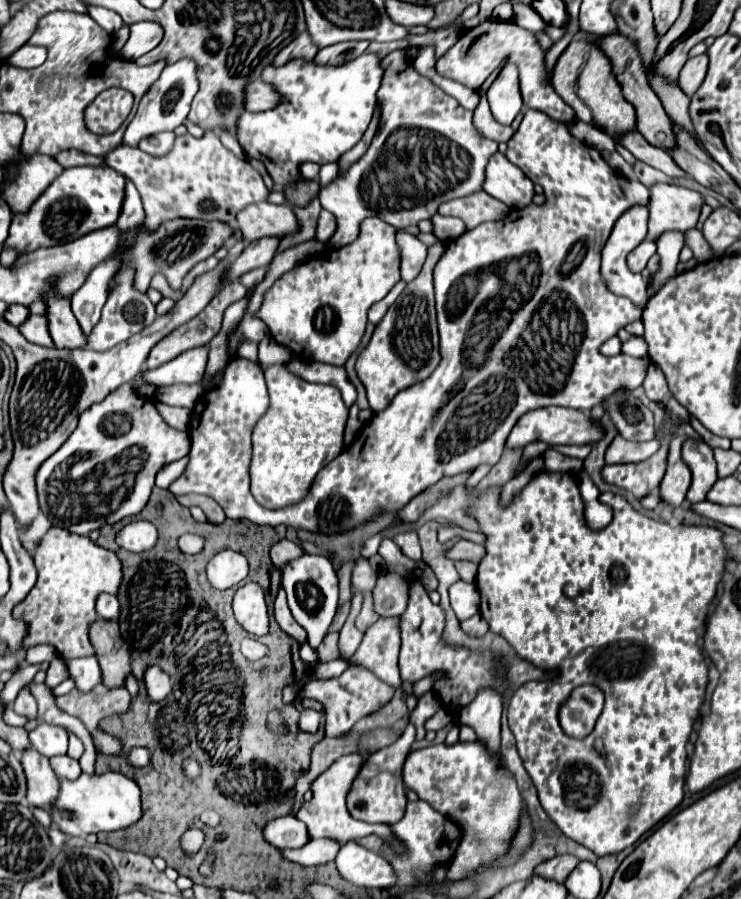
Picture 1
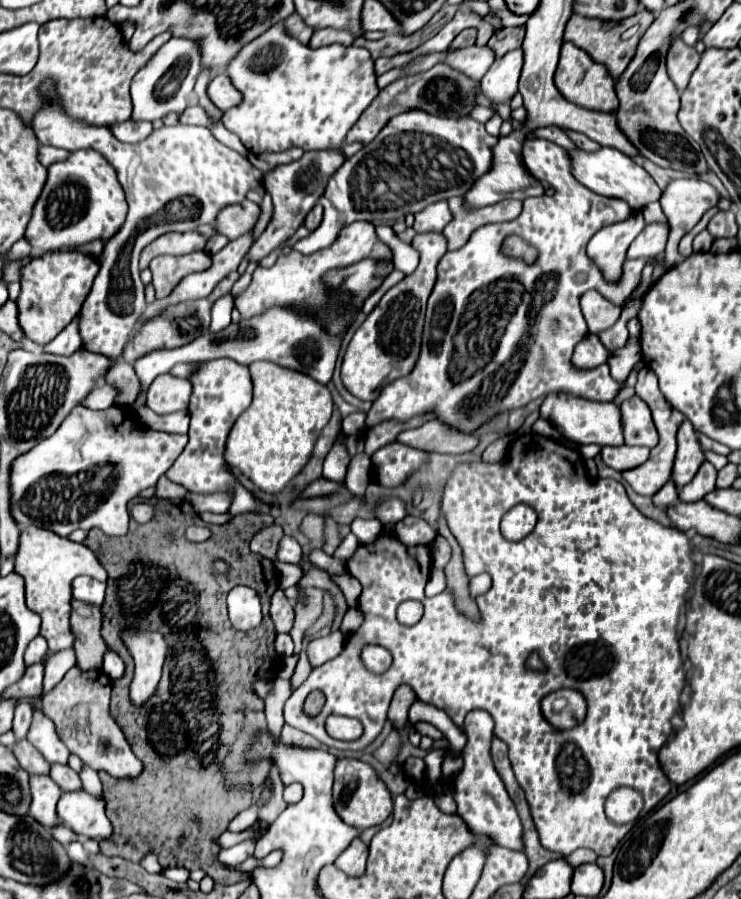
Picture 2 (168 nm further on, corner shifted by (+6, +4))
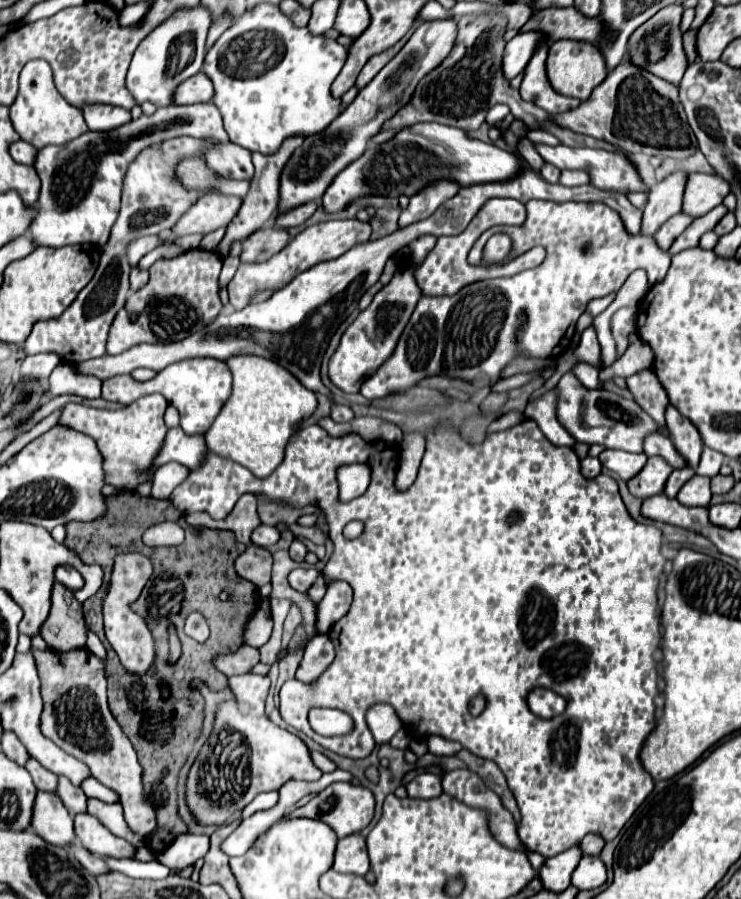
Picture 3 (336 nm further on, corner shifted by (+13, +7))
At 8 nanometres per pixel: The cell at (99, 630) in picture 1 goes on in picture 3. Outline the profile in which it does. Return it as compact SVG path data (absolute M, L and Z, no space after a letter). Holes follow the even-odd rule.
M55 583L55 591L51 595L51 615L43 625L41 637L53 651L59 653L83 649L87 643L81 603L75 599L73 591L61 583Z

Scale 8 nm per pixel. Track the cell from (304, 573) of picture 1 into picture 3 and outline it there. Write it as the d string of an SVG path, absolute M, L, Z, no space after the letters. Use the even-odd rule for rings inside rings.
M261 525L261 527L257 527L257 529L253 531L253 541L255 541L257 545L271 547L271 545L275 545L279 539L281 539L281 533L279 533L275 527L271 527L271 525Z

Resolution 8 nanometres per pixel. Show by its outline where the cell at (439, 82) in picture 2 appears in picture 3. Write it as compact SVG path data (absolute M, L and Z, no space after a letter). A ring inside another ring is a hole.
M501 13L487 15L487 17L475 17L475 15L463 15L457 23L457 39L451 49L451 53L433 69L429 71L417 85L415 93L411 95L411 101L405 103L391 119L383 123L381 129L401 129L411 123L419 121L435 121L451 127L459 127L463 131L473 131L485 121L485 113L497 105L505 103L509 105L511 113L519 119L523 119L529 127L543 129L547 133L553 133L563 145L571 147L593 147L593 149L615 149L607 141L591 139L589 135L579 135L571 129L555 125L551 115L545 115L543 109L535 107L533 103L527 103L521 99L519 91L509 87L509 81L503 79L501 73L501 55L503 55L503 33L505 33L507 19Z

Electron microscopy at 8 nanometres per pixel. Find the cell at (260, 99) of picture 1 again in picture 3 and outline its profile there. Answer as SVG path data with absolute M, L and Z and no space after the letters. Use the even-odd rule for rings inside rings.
M199 71L187 83L179 85L179 91L175 91L175 103L177 105L191 105L191 103L209 103L215 95L211 79Z

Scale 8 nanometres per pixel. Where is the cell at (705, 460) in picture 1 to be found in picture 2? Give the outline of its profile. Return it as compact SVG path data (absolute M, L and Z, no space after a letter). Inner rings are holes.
M704 462L700 466L698 474L694 476L694 480L680 490L680 500L682 502L698 502L714 488L716 488L716 468L710 462Z

